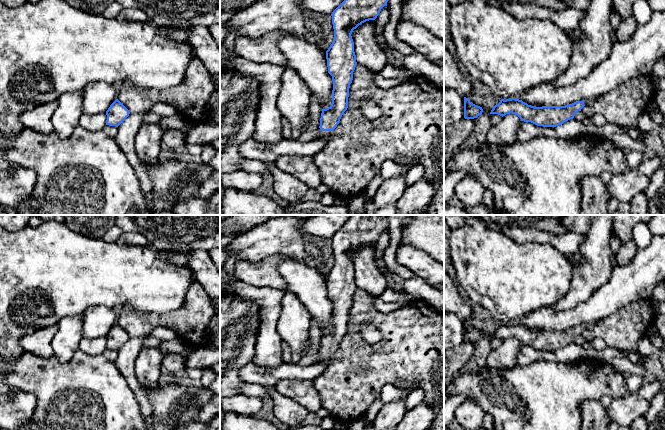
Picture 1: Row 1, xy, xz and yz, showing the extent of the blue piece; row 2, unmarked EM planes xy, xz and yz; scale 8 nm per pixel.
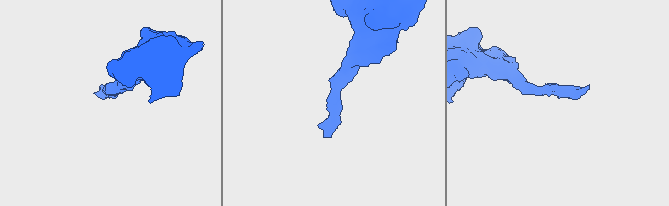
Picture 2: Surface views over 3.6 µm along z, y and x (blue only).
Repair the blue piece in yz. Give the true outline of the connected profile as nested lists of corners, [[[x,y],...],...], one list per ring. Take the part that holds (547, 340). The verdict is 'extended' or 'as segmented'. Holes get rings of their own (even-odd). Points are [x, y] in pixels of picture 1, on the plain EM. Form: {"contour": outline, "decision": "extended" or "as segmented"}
{"contour": [[[517,322],[501,323],[491,334],[490,338],[505,340],[515,338],[521,345],[531,346],[537,350],[556,351],[573,343],[574,339],[581,335],[585,329],[592,329],[597,323],[577,325],[565,330],[542,330],[535,331]]], "decision": "extended"}

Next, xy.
{"contour": [[[116,323],[106,335],[106,349],[118,351],[128,340],[129,334]]], "decision": "as segmented"}

